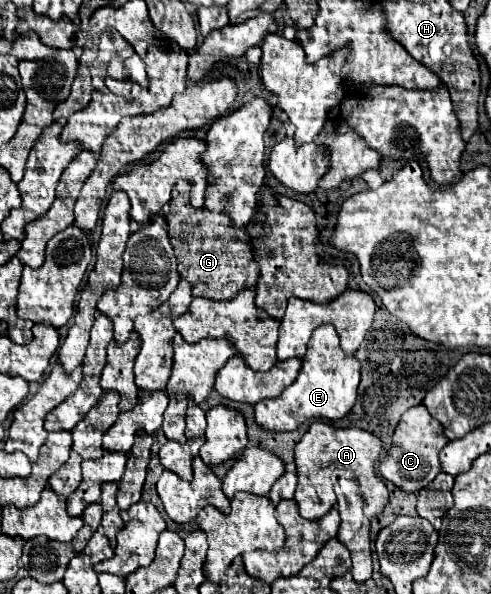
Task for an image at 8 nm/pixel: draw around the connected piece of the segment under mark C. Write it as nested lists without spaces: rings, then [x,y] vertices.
[[[424,404],[414,406],[402,414],[392,440],[394,440],[394,444],[392,444],[386,460],[382,460],[382,464],[380,464],[380,474],[384,480],[394,482],[396,486],[400,486],[406,492],[418,492],[420,488],[424,488],[428,482],[432,482],[438,476],[438,472],[440,472],[438,454],[446,446],[448,440],[442,432],[442,426],[438,424],[438,420],[434,420],[426,412]]]

